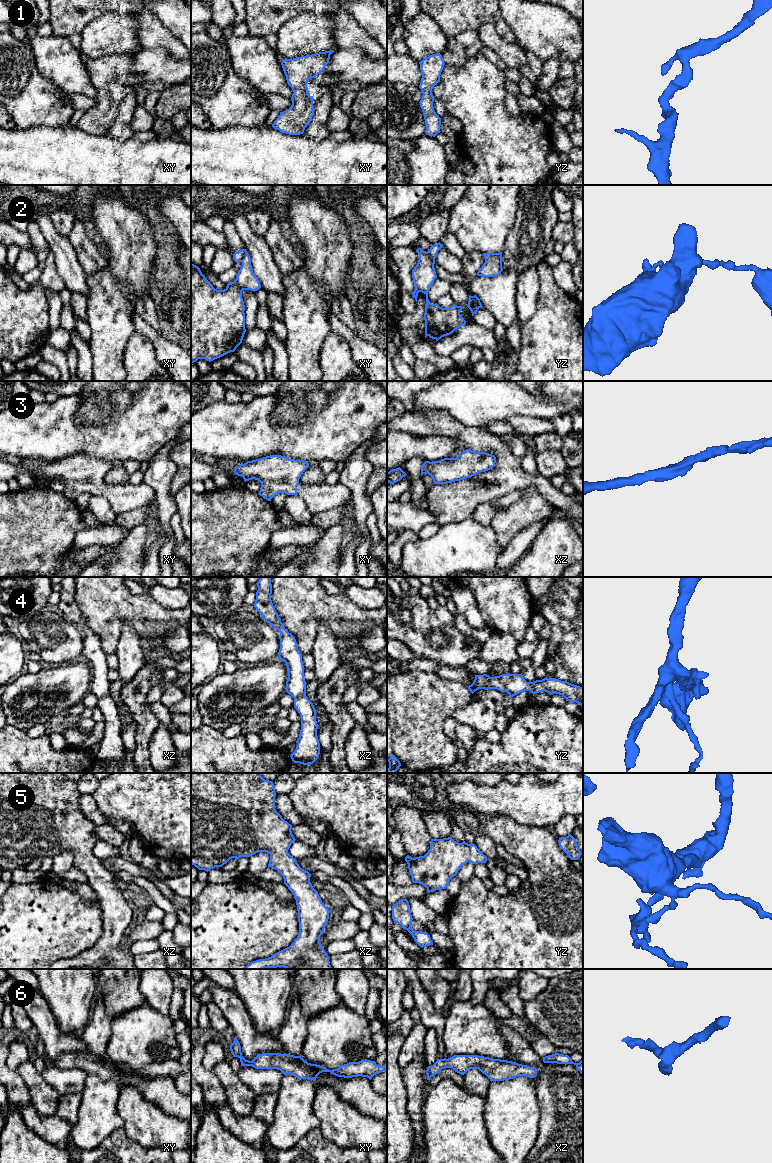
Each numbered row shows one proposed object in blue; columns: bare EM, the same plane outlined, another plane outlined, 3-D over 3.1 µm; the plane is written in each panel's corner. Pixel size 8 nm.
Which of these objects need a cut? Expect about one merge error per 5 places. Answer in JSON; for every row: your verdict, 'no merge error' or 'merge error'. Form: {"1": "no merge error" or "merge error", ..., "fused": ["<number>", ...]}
{"1": "no merge error", "2": "merge error", "3": "no merge error", "4": "no merge error", "5": "no merge error", "6": "no merge error", "fused": ["2"]}

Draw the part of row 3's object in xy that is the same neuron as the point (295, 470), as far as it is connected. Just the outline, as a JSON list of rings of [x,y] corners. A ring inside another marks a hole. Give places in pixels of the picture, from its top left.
[[[270,455],[247,461],[237,466],[234,473],[242,476],[245,482],[252,479],[258,480],[261,483],[258,494],[271,501],[279,493],[296,495],[299,479],[308,467],[308,461]]]

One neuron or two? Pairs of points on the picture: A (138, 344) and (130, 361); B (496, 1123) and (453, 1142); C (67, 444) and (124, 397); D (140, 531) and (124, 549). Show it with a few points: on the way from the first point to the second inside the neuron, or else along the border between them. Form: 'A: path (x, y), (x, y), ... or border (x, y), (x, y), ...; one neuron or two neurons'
A: path (138, 348), (138, 353), (134, 357); one neuron
B: border (483, 1105), (484, 1129), (488, 1141), (495, 1149); two neurons
C: border (76, 412), (81, 423), (104, 424), (114, 415); two neurons
D: path (137, 535), (128, 545); one neuron

